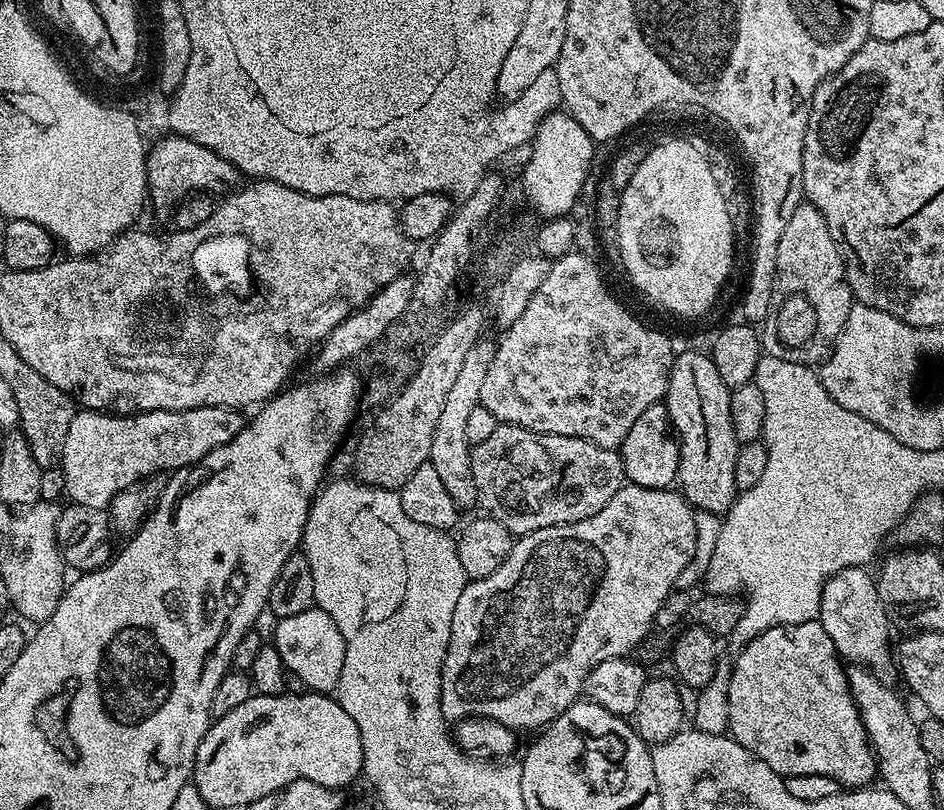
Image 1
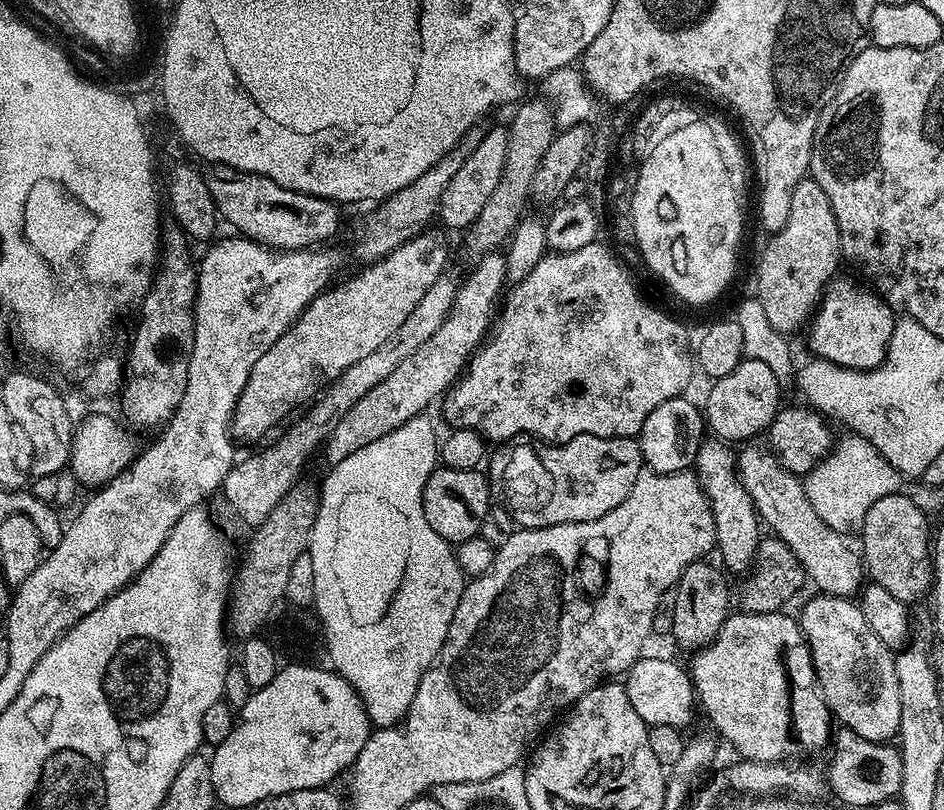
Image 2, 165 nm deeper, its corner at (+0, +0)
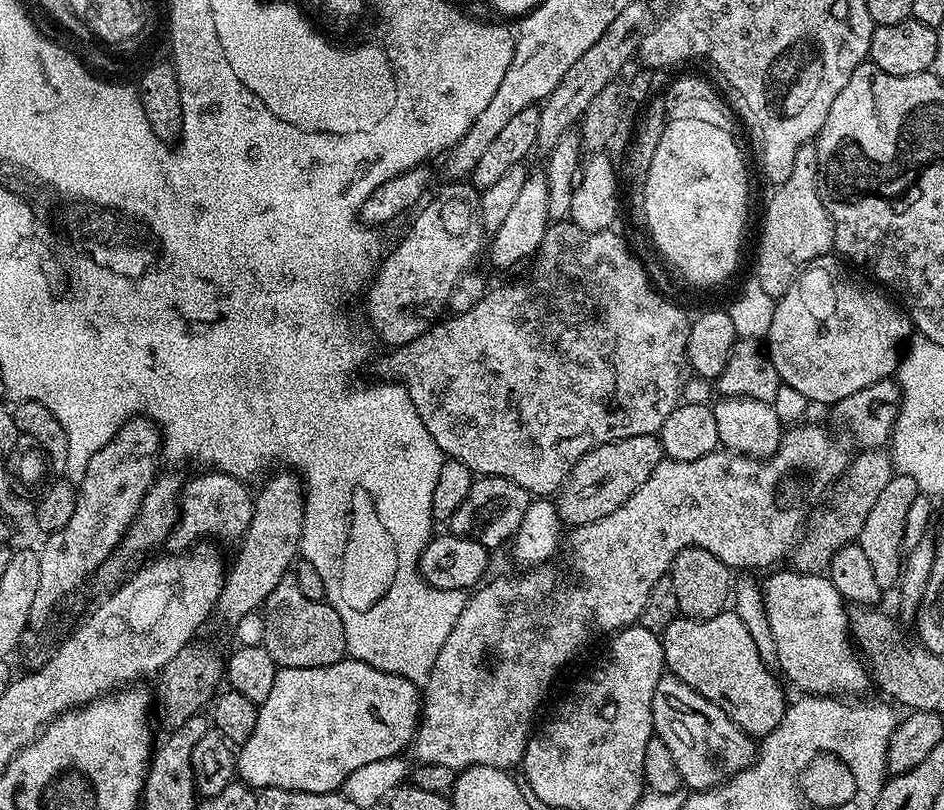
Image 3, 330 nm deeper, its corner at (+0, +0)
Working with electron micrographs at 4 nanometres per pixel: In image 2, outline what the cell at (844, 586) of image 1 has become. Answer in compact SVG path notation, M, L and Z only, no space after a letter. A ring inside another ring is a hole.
M748 442L741 448L744 449L739 449L736 458L736 471L740 473L740 481L746 494L750 494L750 498L754 502L756 515L767 527L768 524L772 527L769 529L779 536L782 542L786 542L786 546L790 546L790 550L796 555L800 565L804 567L805 577L810 581L810 584L816 587L817 593L826 596L855 597L866 580L866 569L861 553L857 549L855 552L844 541L847 539L841 533L834 531L830 526L826 526L826 522L822 522L822 518L818 518L818 514L810 506L810 500L806 498L803 479L782 467L780 461L770 454L767 447L761 446L759 448L756 442Z

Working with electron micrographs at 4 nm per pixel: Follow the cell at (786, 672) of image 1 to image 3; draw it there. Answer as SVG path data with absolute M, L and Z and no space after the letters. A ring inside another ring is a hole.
M725 610L714 618L705 620L677 618L670 622L668 629L662 633L662 639L667 671L682 682L686 682L686 686L690 686L698 694L702 694L702 698L714 702L714 706L722 709L749 736L763 738L784 722L785 685L781 683L773 669L765 666L764 659L758 654L758 646L754 646L754 638L750 638L750 630L746 630L742 618L738 618L735 611Z

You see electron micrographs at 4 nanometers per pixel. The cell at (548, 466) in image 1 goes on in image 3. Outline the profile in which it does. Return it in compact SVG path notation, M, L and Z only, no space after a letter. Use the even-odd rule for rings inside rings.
M656 436L622 438L590 450L572 467L572 473L555 493L556 513L568 526L598 522L598 518L614 514L614 510L618 510L618 506L622 506L622 502L626 502L626 498L630 498L630 494L634 494L650 474L654 474L654 466L663 459L665 454Z

